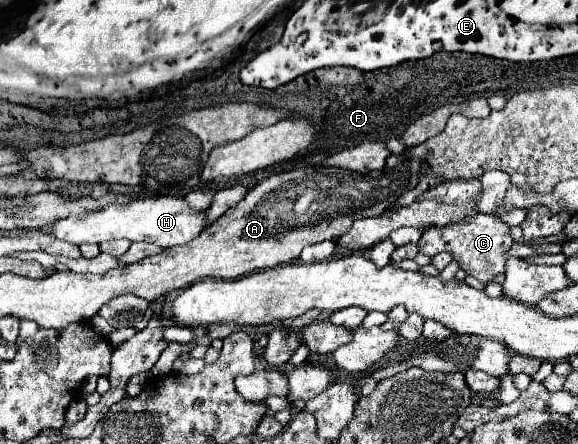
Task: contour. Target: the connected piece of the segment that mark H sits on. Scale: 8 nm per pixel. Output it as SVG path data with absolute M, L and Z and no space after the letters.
M150 197L150 199L136 199L128 207L118 207L110 205L104 211L86 215L86 217L76 217L70 215L66 219L60 219L52 225L52 235L56 239L70 241L74 245L82 243L104 243L108 239L128 239L128 241L146 241L154 243L158 247L174 247L188 243L190 239L198 237L202 229L206 227L206 211L194 211L184 197Z

